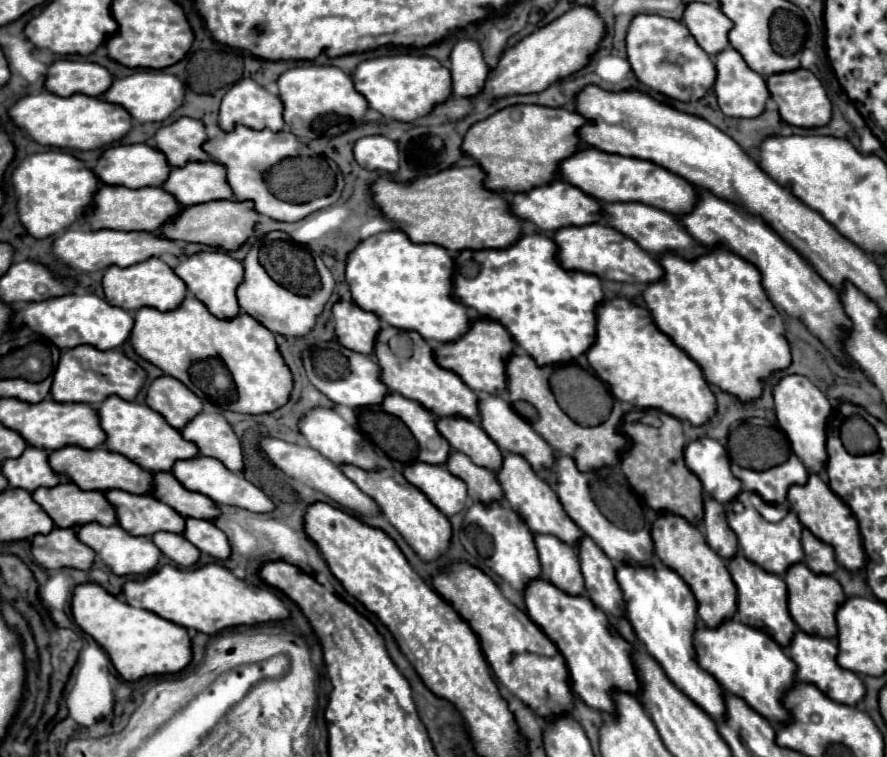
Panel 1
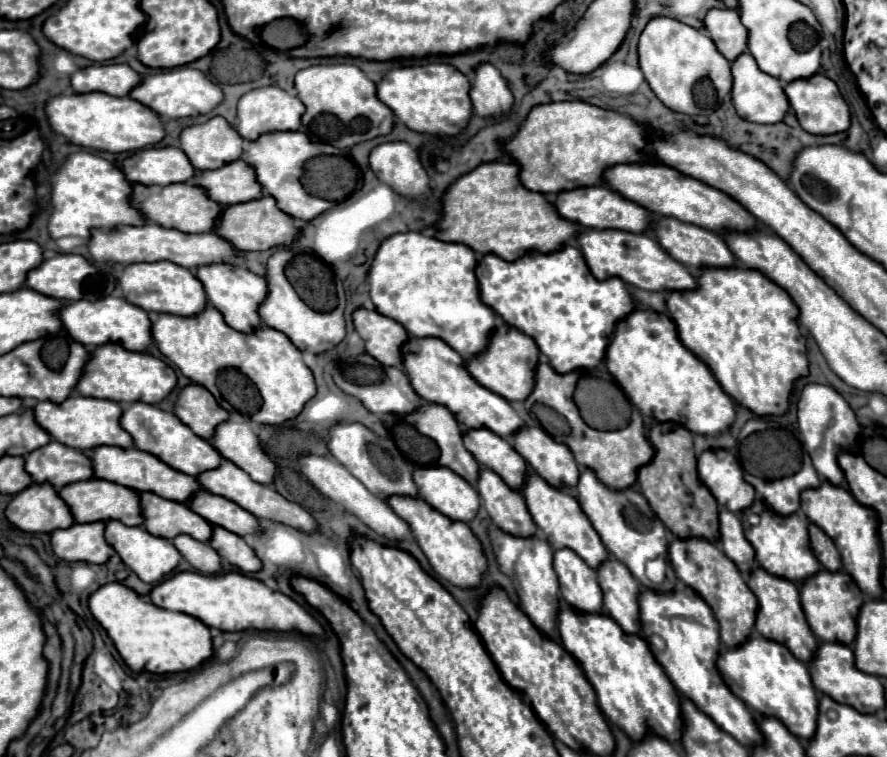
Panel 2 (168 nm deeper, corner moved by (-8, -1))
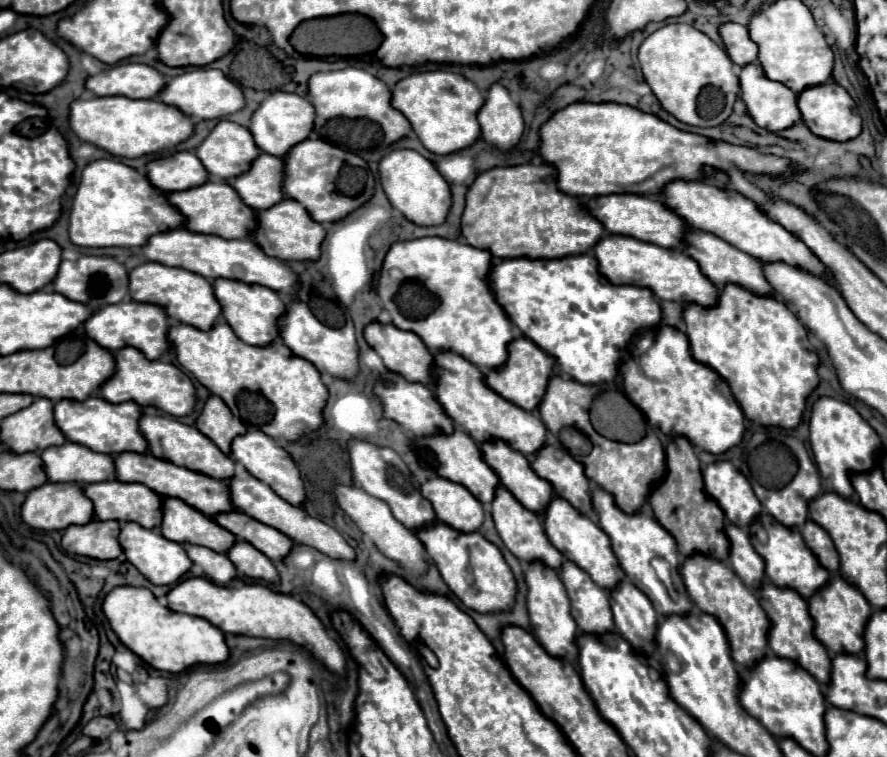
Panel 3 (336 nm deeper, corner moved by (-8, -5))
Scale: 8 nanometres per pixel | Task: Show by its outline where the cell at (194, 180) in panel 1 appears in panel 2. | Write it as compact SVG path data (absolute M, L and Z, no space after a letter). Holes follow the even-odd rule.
M243 160L229 162L217 170L197 172L191 184L203 188L205 194L221 206L249 202L261 196L261 186L253 180L253 168Z

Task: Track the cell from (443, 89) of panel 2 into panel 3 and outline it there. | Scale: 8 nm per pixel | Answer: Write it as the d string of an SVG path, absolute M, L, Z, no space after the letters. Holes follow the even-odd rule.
M435 70L435 72L417 72L393 88L391 104L411 122L415 134L423 142L423 146L433 154L453 154L463 148L469 148L479 136L481 128L477 124L477 112L485 96L481 90L461 74Z

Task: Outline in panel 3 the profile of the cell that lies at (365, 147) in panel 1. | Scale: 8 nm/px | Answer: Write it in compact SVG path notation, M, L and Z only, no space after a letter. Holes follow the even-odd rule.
M393 150L379 162L379 174L389 202L407 220L411 220L417 226L437 226L445 222L453 204L451 190L445 178L425 156L421 156L415 150Z

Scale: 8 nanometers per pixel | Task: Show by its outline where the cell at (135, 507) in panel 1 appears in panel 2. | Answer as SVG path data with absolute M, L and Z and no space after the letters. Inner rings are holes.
M141 492L139 504L145 520L143 526L153 536L171 540L179 534L189 534L199 542L207 542L211 536L211 526L187 504L165 500L153 492Z

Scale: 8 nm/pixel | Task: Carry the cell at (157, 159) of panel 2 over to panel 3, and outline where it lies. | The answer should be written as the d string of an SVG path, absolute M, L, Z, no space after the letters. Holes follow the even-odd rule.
M175 152L147 164L147 176L161 192L181 192L197 188L209 180L209 172L193 152Z

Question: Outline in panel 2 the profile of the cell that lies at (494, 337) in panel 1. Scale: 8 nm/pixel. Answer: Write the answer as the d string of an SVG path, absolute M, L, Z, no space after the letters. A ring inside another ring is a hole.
M497 328L487 342L485 352L465 362L469 374L487 390L503 396L505 400L525 400L533 390L533 368L539 360L539 348L533 338L525 336L517 328Z

